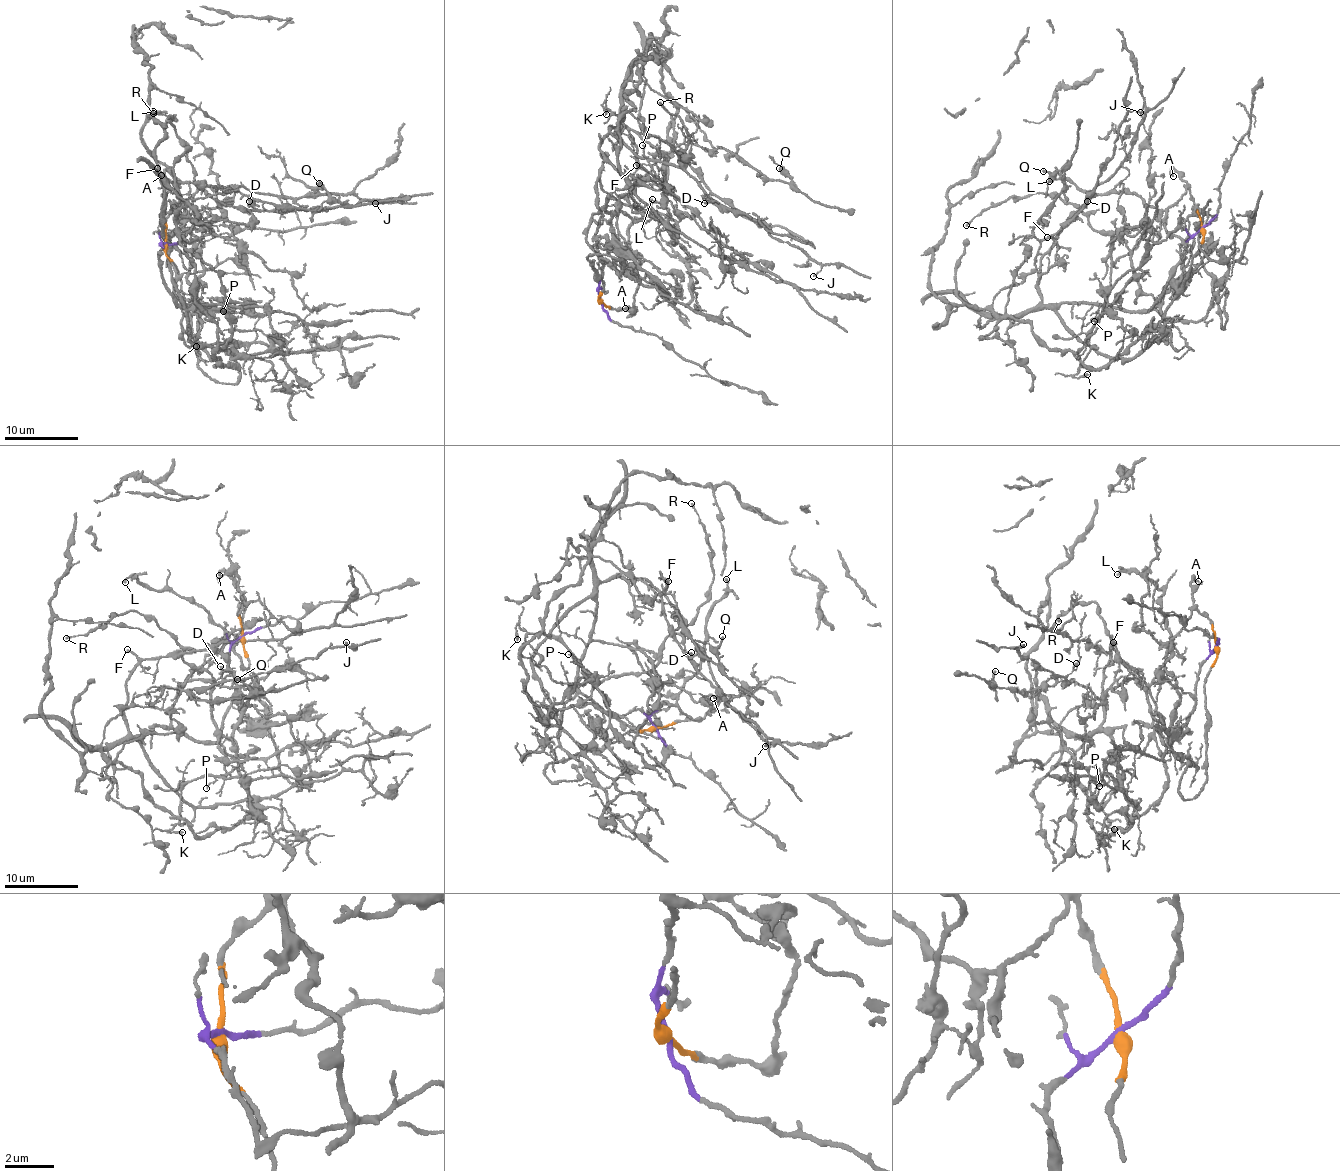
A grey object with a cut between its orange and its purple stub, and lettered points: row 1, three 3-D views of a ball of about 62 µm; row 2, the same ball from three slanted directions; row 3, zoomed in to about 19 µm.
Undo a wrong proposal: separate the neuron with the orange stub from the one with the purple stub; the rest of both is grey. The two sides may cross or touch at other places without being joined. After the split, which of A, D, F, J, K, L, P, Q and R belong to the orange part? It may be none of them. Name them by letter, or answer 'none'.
A, L, R

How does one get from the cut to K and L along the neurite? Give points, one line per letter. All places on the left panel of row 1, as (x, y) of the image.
K: (166, 244), (181, 304), (164, 282), (159, 256), (169, 249), (181, 302), (201, 323), (196, 347)
L: (166, 244), (166, 219), (183, 206), (193, 219), (171, 171), (140, 138), (150, 111), (153, 112)

